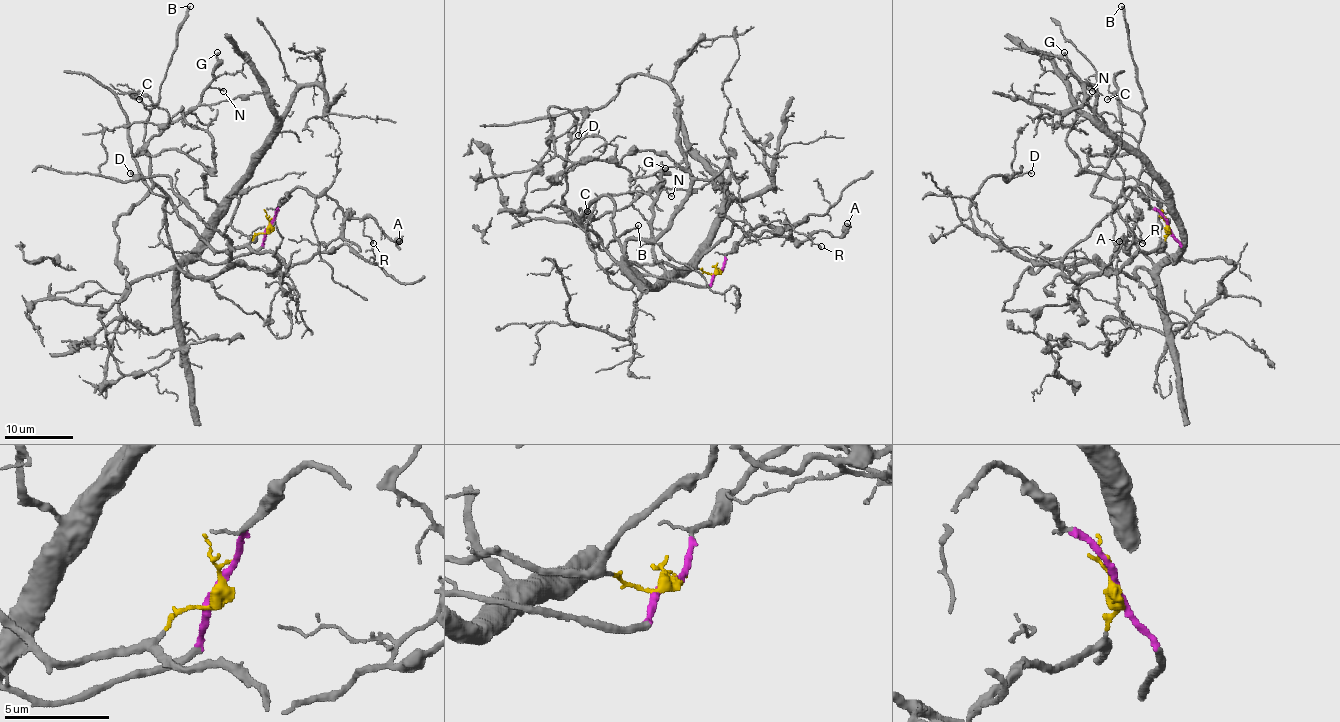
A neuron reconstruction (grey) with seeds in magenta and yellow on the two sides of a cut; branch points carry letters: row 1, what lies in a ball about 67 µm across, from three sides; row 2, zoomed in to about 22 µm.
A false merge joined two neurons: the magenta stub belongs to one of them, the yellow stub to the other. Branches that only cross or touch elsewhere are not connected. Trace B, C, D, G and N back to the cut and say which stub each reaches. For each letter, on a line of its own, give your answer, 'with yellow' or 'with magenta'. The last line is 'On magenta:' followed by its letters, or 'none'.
B: with yellow
C: with yellow
D: with magenta
G: with yellow
N: with yellow
On magenta: D

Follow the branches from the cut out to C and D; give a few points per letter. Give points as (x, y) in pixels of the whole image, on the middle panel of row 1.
C: (717, 271), (707, 274), (662, 262), (618, 262), (599, 243), (594, 247), (597, 235), (584, 220), (587, 211)
D: (717, 273), (698, 286), (625, 255), (690, 185), (671, 88), (630, 74), (579, 136)

